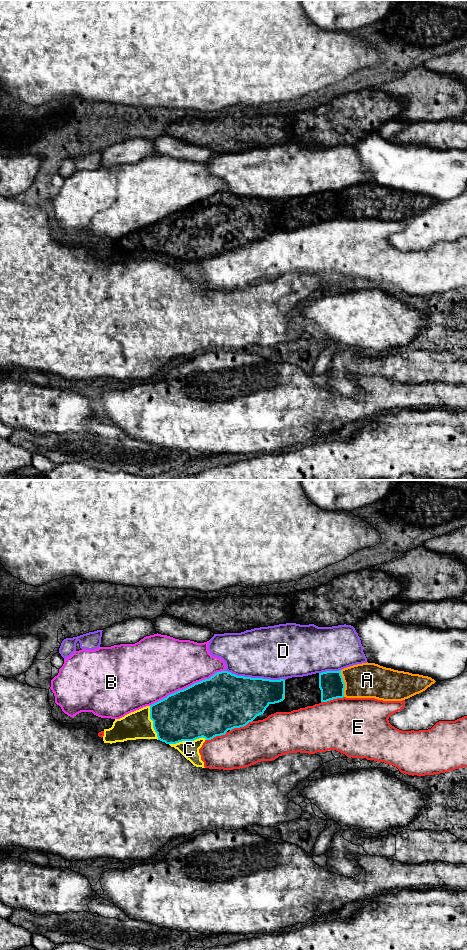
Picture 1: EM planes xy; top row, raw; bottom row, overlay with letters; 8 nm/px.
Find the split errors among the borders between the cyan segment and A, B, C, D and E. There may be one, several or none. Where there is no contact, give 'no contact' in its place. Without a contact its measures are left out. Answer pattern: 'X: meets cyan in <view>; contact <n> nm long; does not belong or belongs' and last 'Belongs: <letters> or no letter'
A: meets cyan in xy; contact 220 nm long; does not belong
B: meets cyan in xy; contact 650 nm long; does not belong
C: meets cyan in xy; contact 300 nm long; belongs
D: meets cyan in xy; contact 480 nm long; does not belong
E: meets cyan in xy; contact 190 nm long; does not belong
Belongs: C

